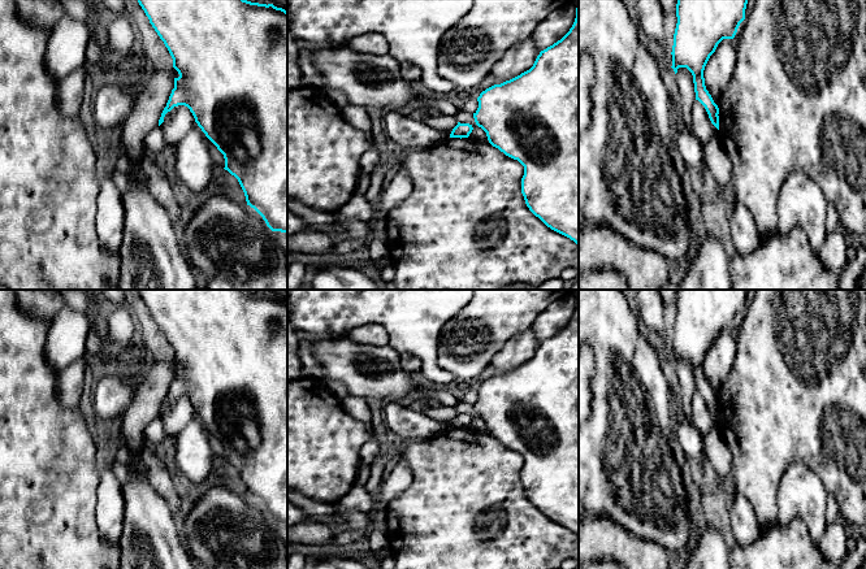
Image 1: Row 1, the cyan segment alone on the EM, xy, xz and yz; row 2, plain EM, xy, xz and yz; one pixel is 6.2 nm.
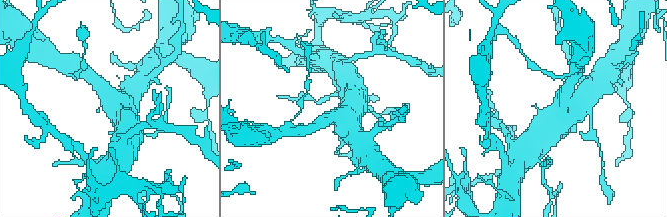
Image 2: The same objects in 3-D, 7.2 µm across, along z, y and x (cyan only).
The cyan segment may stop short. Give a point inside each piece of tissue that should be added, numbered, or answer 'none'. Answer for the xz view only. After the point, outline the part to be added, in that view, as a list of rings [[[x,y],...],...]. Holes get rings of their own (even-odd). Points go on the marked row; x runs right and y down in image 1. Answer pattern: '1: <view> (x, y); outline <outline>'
none

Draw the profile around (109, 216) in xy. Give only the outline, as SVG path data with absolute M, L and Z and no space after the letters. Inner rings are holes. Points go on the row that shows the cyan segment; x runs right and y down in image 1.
M112 178L99 184L96 197L95 230L103 249L108 253L118 253L124 236L124 204L122 192Z

